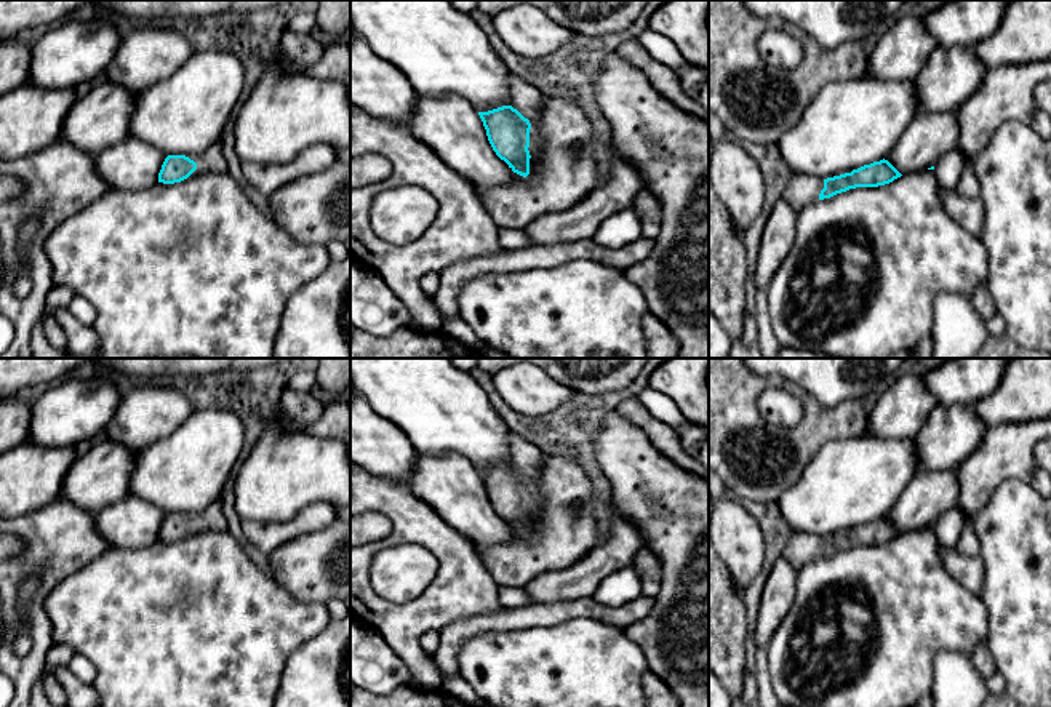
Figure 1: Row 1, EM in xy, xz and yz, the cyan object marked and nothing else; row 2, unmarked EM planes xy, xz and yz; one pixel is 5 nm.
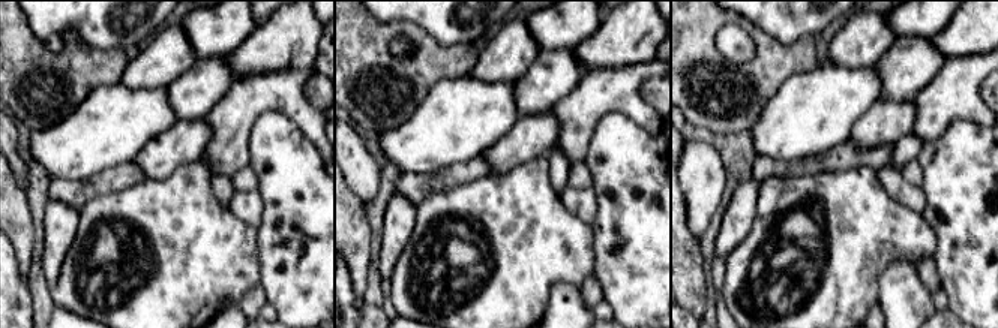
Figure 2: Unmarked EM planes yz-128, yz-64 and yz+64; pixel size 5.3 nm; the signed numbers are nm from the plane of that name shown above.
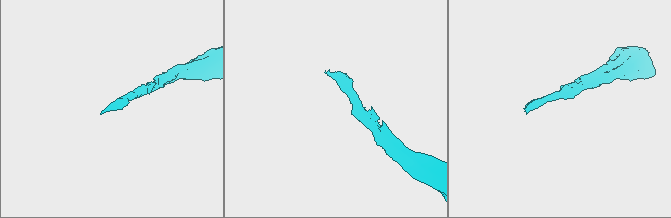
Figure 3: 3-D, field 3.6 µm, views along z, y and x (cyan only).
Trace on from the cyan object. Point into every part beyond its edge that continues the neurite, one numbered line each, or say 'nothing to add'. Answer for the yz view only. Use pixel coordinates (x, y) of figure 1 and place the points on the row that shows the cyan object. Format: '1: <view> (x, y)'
1: yz (800, 191)

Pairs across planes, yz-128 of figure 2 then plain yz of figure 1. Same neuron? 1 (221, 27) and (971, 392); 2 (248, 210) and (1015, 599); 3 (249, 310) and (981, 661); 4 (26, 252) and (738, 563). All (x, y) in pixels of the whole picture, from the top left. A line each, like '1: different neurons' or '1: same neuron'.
1: same neuron
2: different neurons
3: same neuron
4: different neurons

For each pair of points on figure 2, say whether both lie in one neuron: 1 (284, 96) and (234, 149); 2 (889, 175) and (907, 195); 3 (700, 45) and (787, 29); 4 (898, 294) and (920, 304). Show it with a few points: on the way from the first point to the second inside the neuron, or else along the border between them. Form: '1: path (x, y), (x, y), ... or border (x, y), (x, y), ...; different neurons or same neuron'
1: path (266, 96), (234, 126), (234, 131); same neuron
2: path (893, 180), (902, 190); same neuron
3: border (742, 15), (781, 42), (791, 44), (802, 38); different neurons
4: path (904, 300), (908, 304), (914, 304); same neuron

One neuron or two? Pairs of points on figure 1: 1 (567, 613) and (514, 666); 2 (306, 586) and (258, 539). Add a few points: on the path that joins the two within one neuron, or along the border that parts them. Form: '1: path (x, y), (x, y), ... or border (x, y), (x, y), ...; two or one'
1: border (592, 618), (571, 618), (559, 624), (519, 629); two
2: border (306, 535), (285, 541), (269, 554); two

